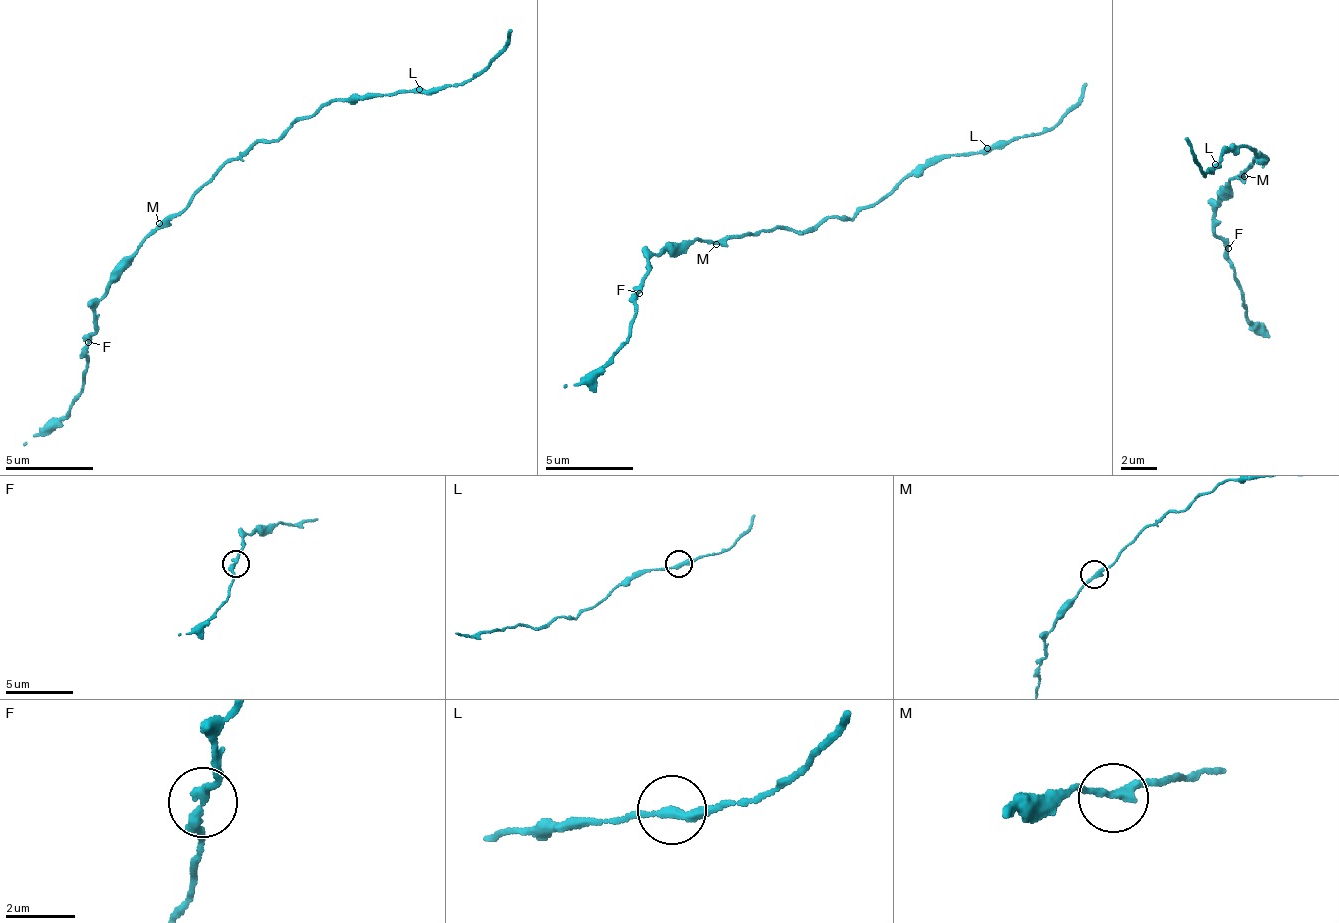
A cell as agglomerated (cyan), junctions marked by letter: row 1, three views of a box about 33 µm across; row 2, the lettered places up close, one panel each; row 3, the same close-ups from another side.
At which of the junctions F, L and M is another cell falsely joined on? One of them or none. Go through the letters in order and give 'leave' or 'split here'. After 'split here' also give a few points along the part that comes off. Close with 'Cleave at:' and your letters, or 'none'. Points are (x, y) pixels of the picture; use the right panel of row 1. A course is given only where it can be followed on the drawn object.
F: leave
L: leave
M: leave
Cleave at: none

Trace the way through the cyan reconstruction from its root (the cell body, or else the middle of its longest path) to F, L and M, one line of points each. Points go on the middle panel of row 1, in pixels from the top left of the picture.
F: (772, 231), (744, 233), (716, 244), (697, 238), (673, 254), (649, 255), (647, 277), (637, 291)
L: (772, 231), (808, 232), (850, 217), (942, 157), (987, 148)
M: (772, 231), (753, 237), (744, 233), (716, 244)

